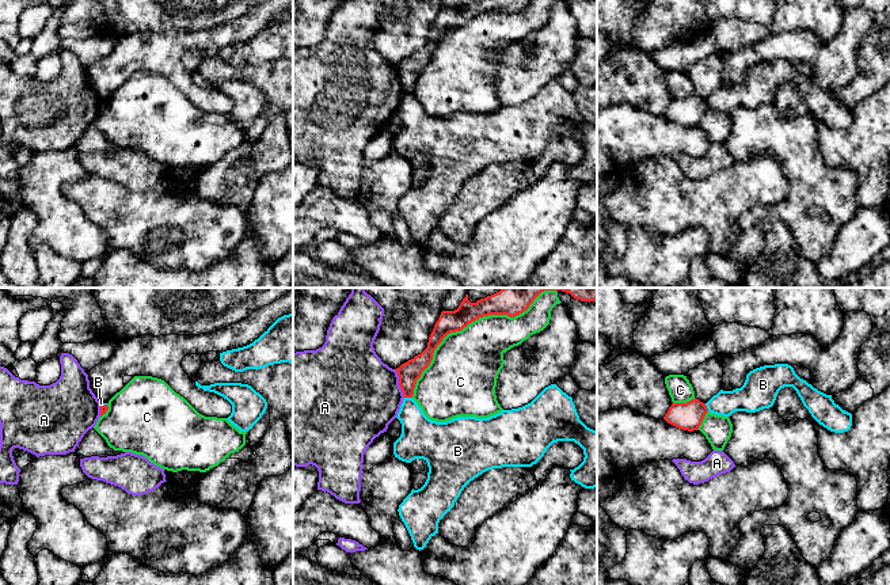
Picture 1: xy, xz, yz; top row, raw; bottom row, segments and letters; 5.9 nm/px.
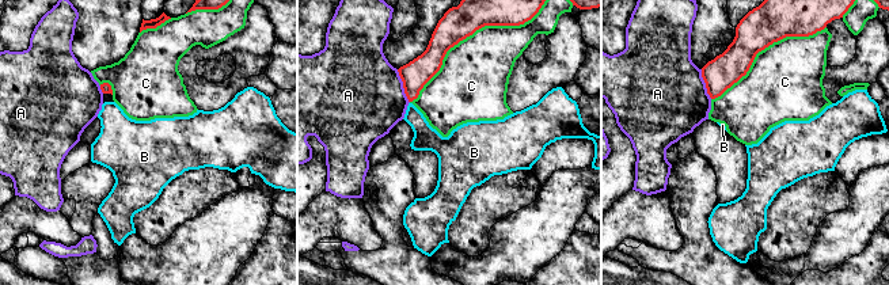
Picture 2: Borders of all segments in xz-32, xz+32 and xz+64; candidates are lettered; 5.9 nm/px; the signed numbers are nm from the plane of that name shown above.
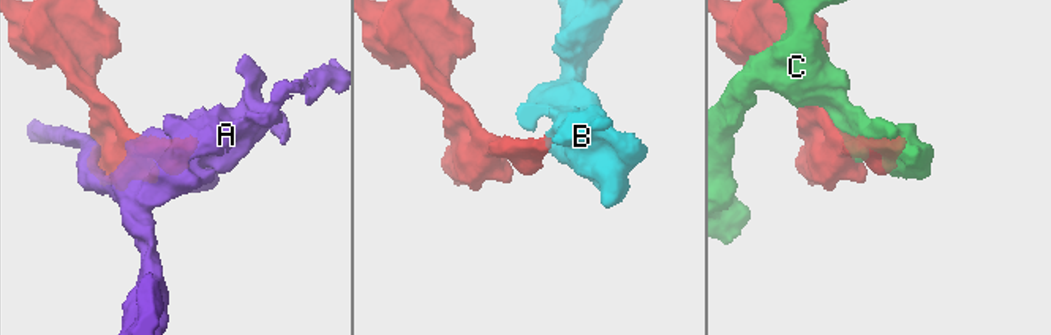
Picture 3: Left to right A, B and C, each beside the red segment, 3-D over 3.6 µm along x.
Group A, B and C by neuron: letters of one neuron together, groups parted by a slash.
A / B / C

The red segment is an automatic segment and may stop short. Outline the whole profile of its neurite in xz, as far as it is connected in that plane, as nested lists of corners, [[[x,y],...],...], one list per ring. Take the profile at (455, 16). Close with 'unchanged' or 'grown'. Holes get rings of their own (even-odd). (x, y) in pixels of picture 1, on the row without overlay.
[[[460,0],[454,7],[442,7],[429,33],[427,43],[414,54],[396,64],[399,81],[404,94],[412,94],[417,76],[430,61],[433,49],[442,35],[461,27],[469,19],[488,11],[507,11],[514,14],[529,4],[530,0]]] | unchanged

